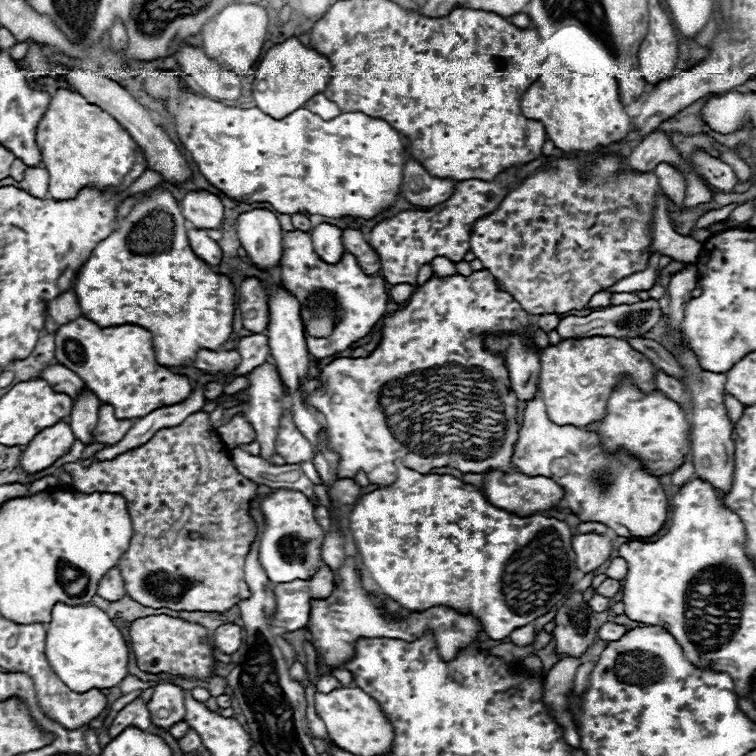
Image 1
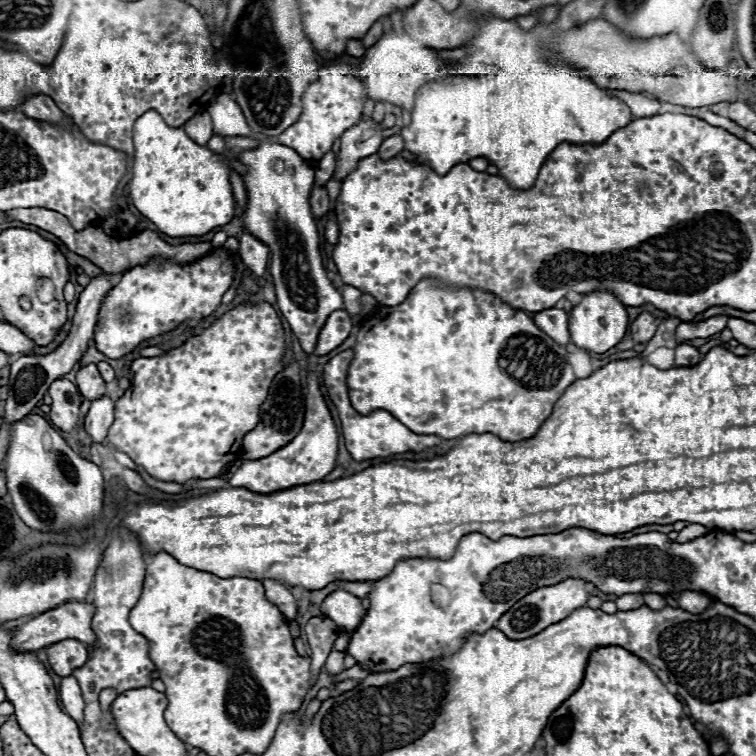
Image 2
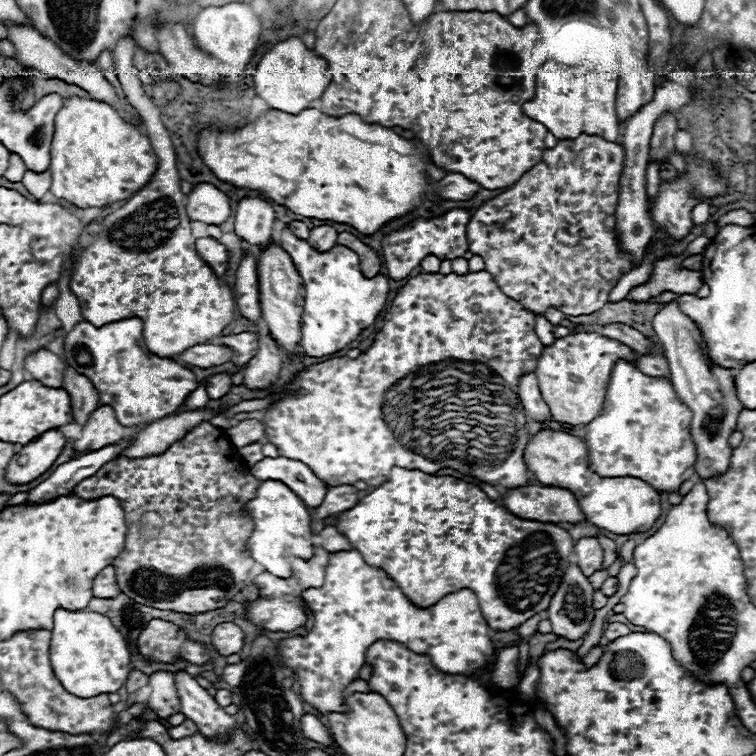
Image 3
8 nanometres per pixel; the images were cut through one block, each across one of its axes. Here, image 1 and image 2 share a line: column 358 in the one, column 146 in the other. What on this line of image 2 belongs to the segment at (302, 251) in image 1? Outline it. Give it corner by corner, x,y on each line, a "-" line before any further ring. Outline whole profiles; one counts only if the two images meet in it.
216,248
214,252
186,266
172,260
136,266
122,274
120,284
116,284
102,302
94,330
96,348
110,358
122,358
142,340
170,332
180,322
194,328
204,316
210,316
220,306
220,300
230,288
232,280
234,254
224,248

